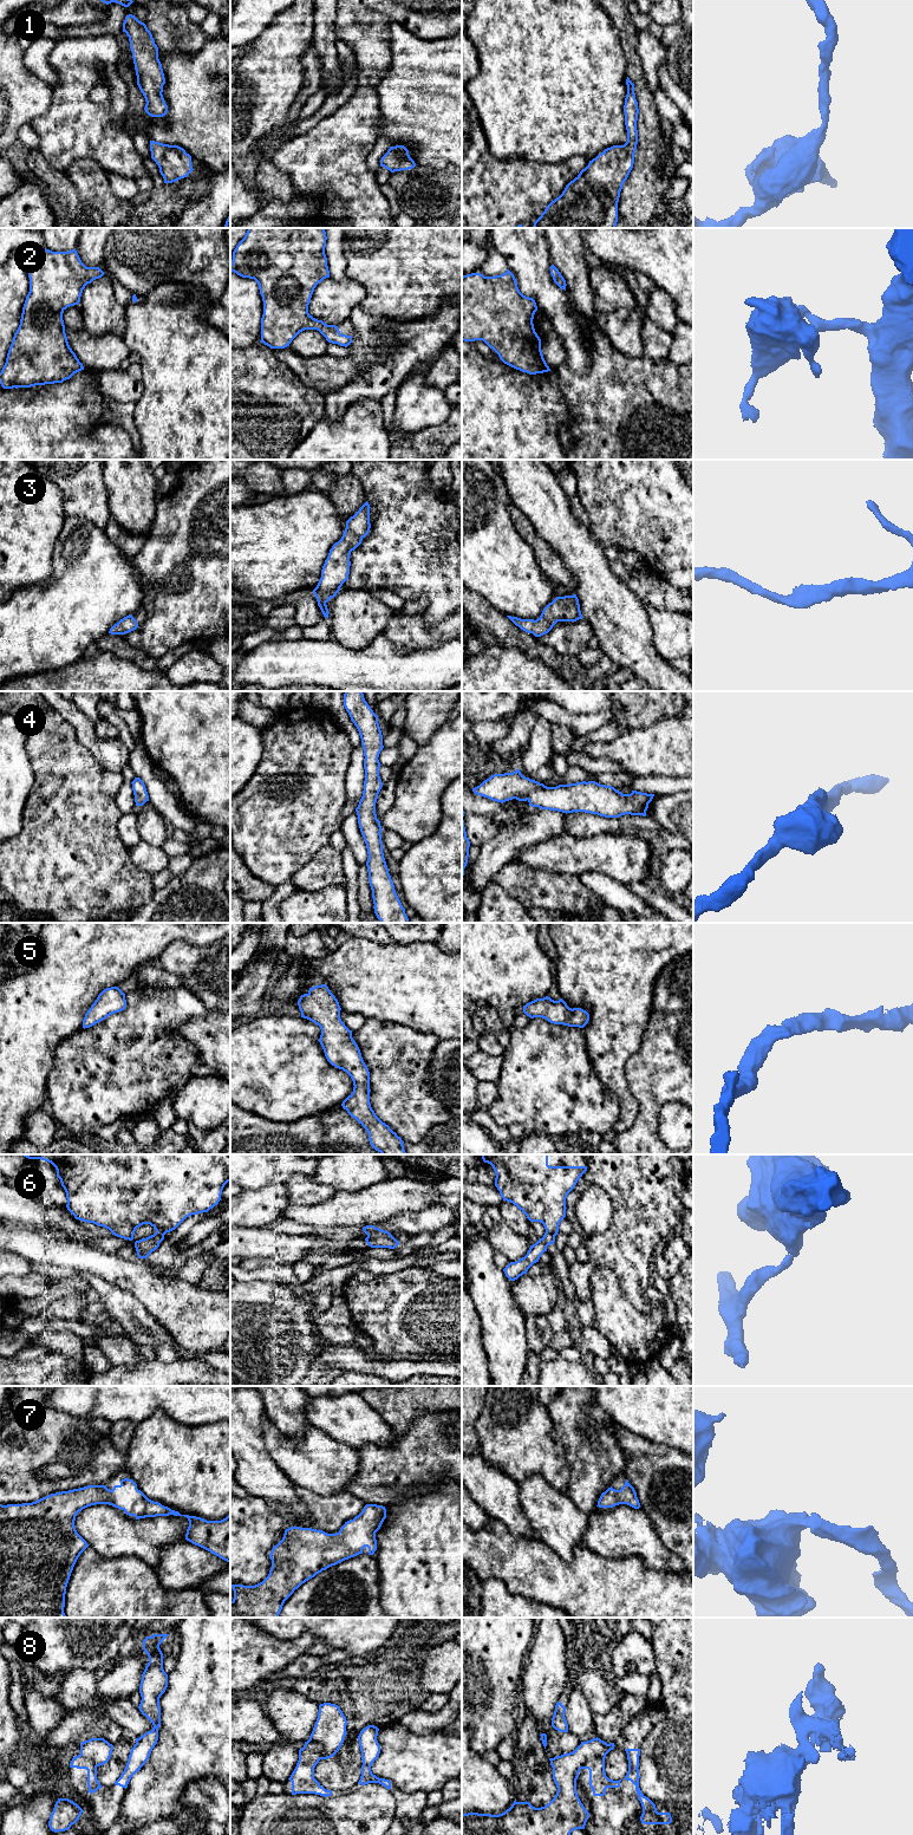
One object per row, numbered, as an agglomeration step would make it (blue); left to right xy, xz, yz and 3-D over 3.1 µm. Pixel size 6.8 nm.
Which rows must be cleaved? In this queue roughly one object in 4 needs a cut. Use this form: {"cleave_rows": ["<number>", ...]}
{"cleave_rows": ["8"]}

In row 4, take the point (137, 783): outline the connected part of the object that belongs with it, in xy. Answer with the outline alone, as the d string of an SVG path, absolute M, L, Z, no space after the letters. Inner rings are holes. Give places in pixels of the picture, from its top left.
M135 777L131 783L136 806L143 806L146 801L149 801L149 795L144 782L139 777Z

